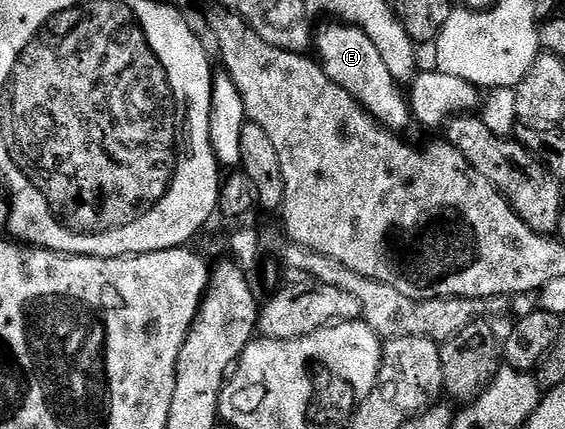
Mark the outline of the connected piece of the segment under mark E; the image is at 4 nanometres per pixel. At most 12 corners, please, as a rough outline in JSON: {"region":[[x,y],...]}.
{"region":[[359,25],[317,26],[332,83],[386,129],[412,125],[407,94]]}

